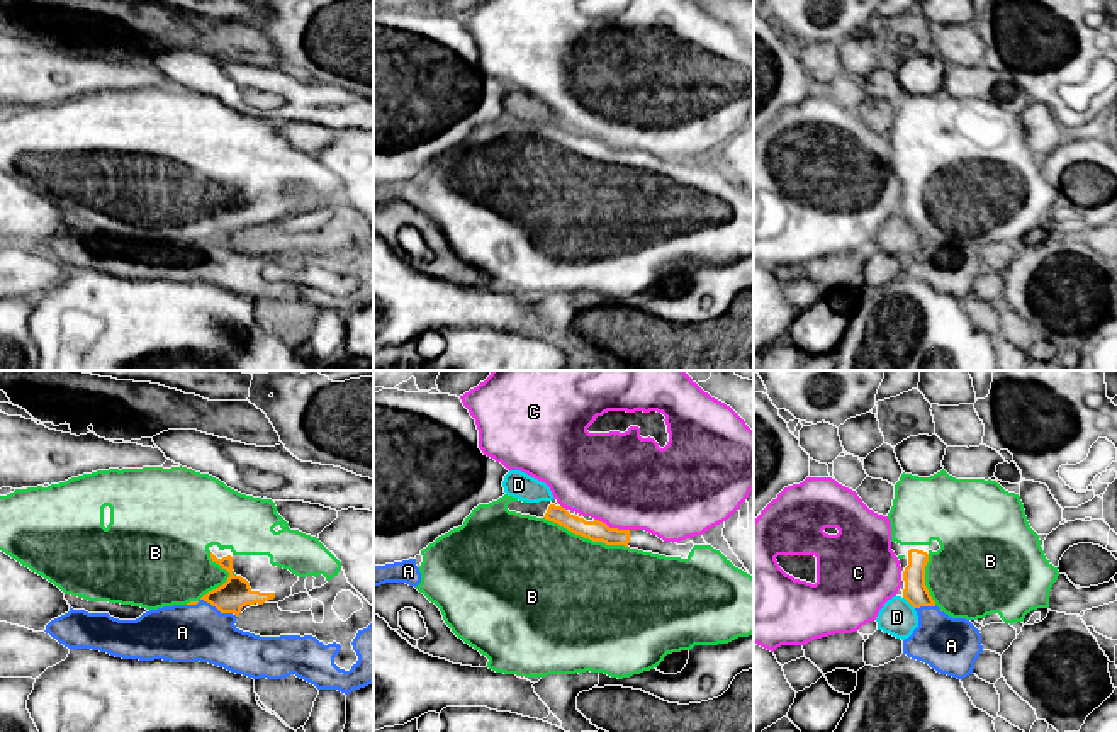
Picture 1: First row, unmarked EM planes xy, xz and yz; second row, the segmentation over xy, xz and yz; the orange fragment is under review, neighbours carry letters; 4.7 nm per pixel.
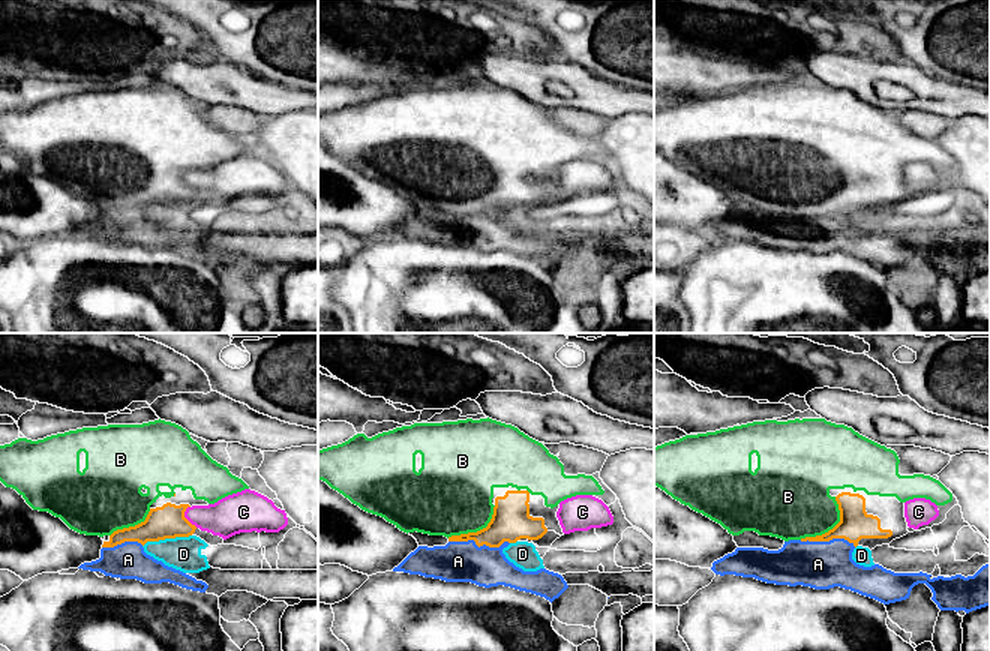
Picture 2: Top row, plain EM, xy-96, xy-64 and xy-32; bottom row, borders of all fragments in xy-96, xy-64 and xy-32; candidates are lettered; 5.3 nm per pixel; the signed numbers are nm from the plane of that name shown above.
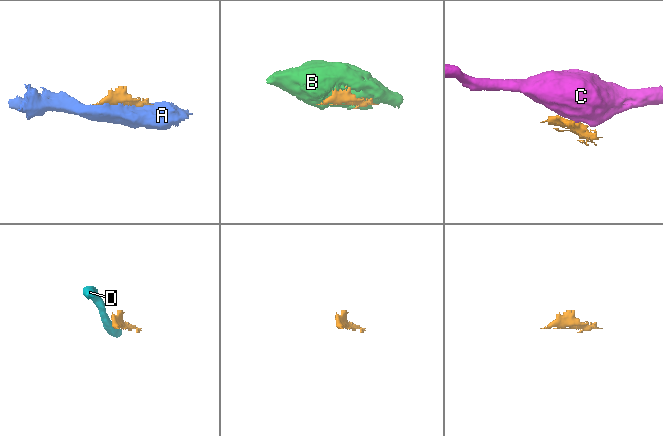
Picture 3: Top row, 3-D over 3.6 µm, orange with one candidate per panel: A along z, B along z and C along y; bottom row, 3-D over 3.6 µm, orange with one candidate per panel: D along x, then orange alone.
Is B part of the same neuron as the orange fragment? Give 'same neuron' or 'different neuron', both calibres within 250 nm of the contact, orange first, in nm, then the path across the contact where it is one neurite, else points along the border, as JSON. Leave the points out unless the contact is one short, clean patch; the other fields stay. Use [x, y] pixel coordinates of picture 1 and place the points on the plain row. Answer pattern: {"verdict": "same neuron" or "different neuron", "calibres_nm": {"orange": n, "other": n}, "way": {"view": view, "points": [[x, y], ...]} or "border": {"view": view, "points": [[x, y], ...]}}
{"verdict": "same neuron", "calibres_nm": {"orange": 100, "other": 500}}

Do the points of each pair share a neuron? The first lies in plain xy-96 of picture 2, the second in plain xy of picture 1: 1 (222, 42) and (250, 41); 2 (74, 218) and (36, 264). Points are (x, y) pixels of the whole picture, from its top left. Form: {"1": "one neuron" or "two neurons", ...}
{"1": "two neurons", "2": "two neurons"}

